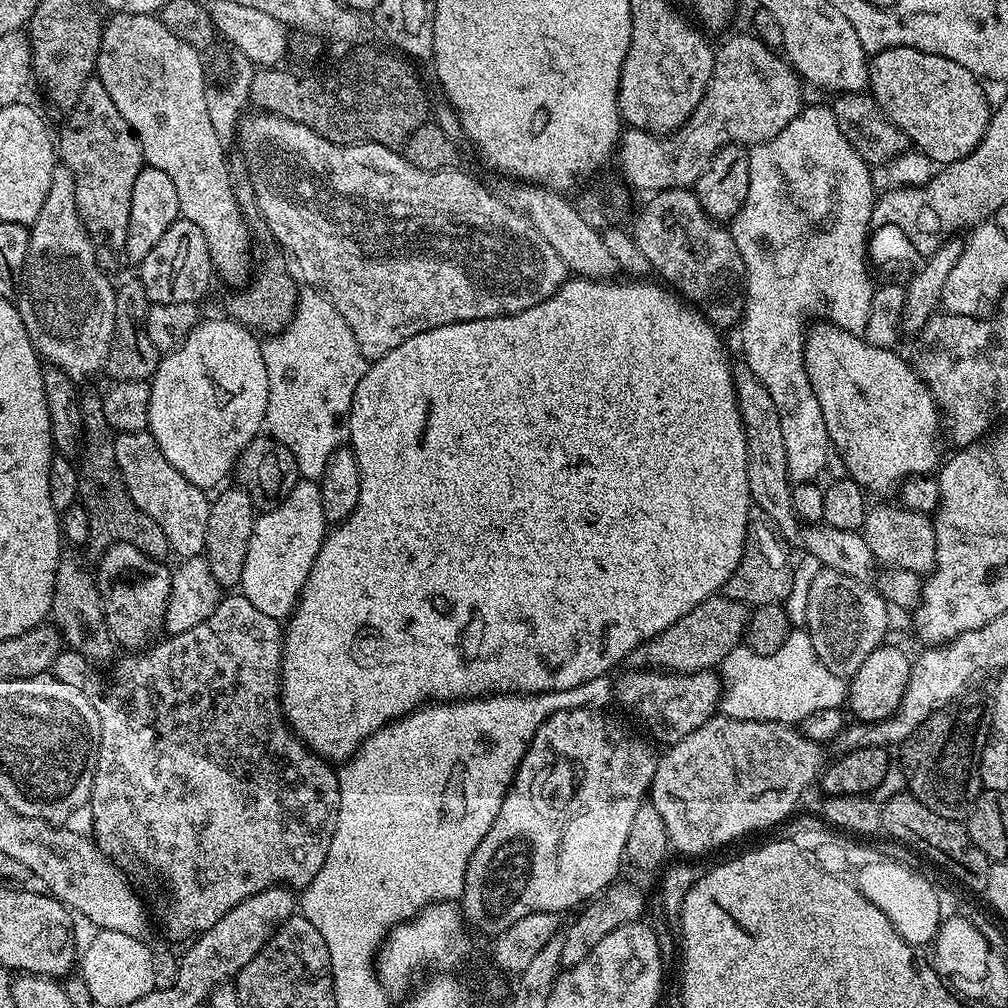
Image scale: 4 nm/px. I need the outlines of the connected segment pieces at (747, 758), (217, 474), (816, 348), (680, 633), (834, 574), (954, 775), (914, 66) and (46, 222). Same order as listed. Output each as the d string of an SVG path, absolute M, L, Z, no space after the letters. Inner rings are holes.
M717 714L694 734L671 745L656 761L656 773L650 789L650 803L666 826L668 843L673 849L696 858L711 848L720 848L747 832L775 829L797 811L796 803L808 787L817 783L822 771L821 745L810 742L793 725L753 720L732 720Z
M231 318L223 319L201 319L200 323L194 326L194 330L190 330L188 337L174 351L161 355L160 364L156 367L156 372L152 375L150 381L150 418L148 419L147 431L151 432L153 438L158 442L166 462L170 462L170 466L174 466L174 470L178 470L178 474L182 474L182 478L186 478L194 486L205 490L211 490L215 484L221 483L220 485L223 485L225 483L223 480L227 476L229 479L230 473L235 469L236 460L242 454L244 447L261 435L262 429L265 427L264 415L266 414L266 402L268 401L266 362L262 358L261 341L258 339L257 333L242 324L236 323Z
M827 322L813 323L804 338L806 374L810 378L814 398L818 398L818 406L822 406L822 422L828 431L831 447L840 451L844 468L848 471L845 473L868 494L895 493L909 476L935 473L942 460L942 417L936 407L936 399L915 367L909 361L907 364L898 353L890 348L870 346L863 335L847 332Z
M723 594L706 598L690 614L678 618L662 634L639 644L628 656L627 667L632 670L667 670L670 672L702 672L715 669L730 654L741 647L748 625L749 609Z
M829 568L816 572L806 598L806 631L822 666L826 666L830 674L851 678L858 666L862 666L862 662L885 643L888 612L888 601L871 583L838 574L838 570Z
M961 699L943 708L938 708L926 718L918 730L908 740L904 741L902 751L898 757L899 763L904 769L904 782L907 791L911 792L922 806L930 806L934 814L942 814L942 818L964 820L967 817L972 804L980 797L980 775L978 774L978 762L980 754L978 745L982 740L982 733L986 728L986 708L976 700Z
M887 48L875 53L868 66L870 95L884 117L891 124L898 125L908 135L909 141L937 166L965 160L983 142L990 119L990 104L988 108L988 96L983 87L985 85L977 76L970 74L966 66L958 66L958 62L950 62L950 58L913 48Z
M57 163L56 168L52 172L50 178L50 190L46 194L46 202L42 202L42 210L38 213L38 218L30 226L28 234L30 238L30 246L28 247L28 257L24 263L24 270L22 273L22 283L18 288L18 307L20 309L20 317L22 318L22 326L26 326L26 334L30 338L30 342L34 346L37 356L41 361L47 362L51 367L62 370L70 379L83 382L88 380L91 376L96 376L99 372L105 371L108 355L110 354L110 346L114 338L114 318L116 317L116 290L113 281L108 281L106 273L100 269L98 253L96 245L92 243L90 234L84 228L82 218L78 214L78 206L74 202L74 178L70 174L70 170L66 165Z

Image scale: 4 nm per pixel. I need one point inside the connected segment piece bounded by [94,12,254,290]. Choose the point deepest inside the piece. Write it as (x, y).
(157, 81)

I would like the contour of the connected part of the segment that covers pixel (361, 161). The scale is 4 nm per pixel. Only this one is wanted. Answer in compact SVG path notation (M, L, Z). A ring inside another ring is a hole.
M263 110L253 111L253 116L245 115L239 123L238 149L244 155L244 168L248 171L247 183L252 186L256 195L256 207L259 219L264 219L272 236L296 259L300 272L304 275L305 285L315 291L324 293L324 297L342 314L346 326L354 334L358 342L358 350L365 361L371 362L390 354L394 346L402 346L406 338L414 338L414 334L422 334L426 330L434 330L438 326L450 326L454 322L470 322L495 316L518 314L522 310L530 310L530 306L538 306L546 298L550 298L569 279L570 273L558 258L558 250L538 234L538 230L522 214L510 210L499 195L488 192L484 184L479 184L465 170L451 172L427 172L418 170L397 149L387 148L381 144L335 144L322 138L314 130L294 122L290 118L276 116Z

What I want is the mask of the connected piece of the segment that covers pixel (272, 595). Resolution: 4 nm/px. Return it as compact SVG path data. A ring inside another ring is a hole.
M301 478L297 480L294 490L290 490L285 500L257 515L254 530L250 534L250 546L246 546L246 563L242 565L239 591L256 609L262 610L262 614L267 614L269 618L281 622L287 621L292 611L296 609L296 602L306 586L306 578L314 566L314 558L318 558L318 550L322 546L325 535L326 521L322 510L320 485L317 481Z

